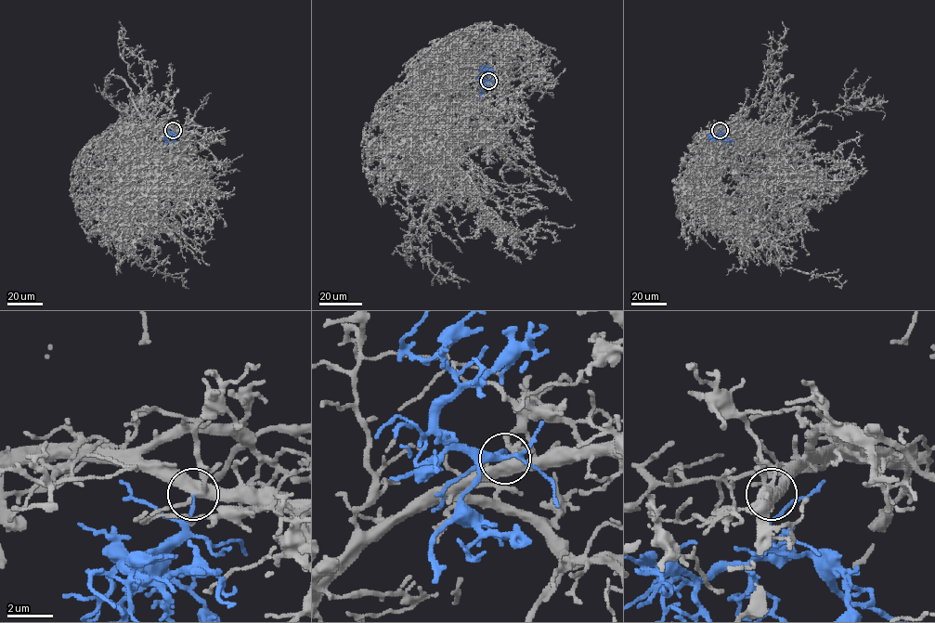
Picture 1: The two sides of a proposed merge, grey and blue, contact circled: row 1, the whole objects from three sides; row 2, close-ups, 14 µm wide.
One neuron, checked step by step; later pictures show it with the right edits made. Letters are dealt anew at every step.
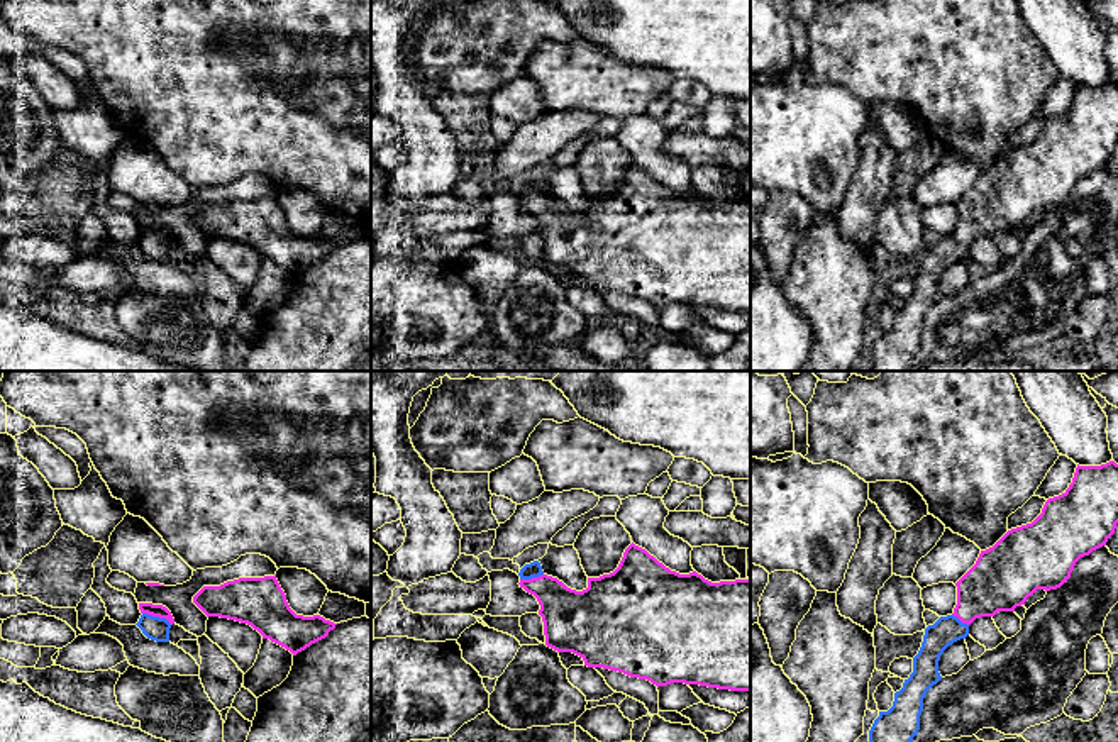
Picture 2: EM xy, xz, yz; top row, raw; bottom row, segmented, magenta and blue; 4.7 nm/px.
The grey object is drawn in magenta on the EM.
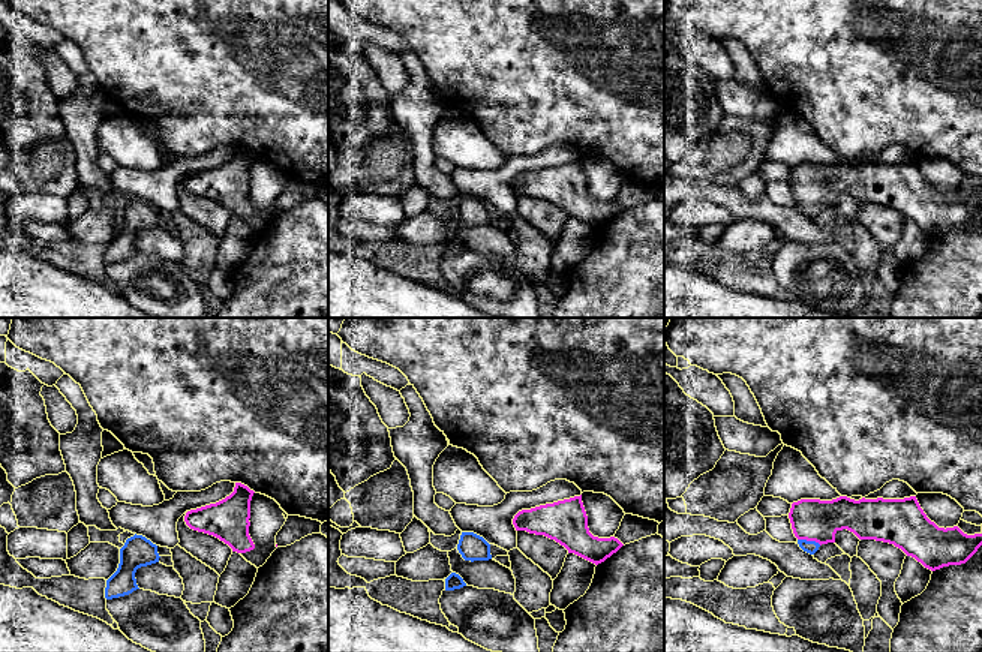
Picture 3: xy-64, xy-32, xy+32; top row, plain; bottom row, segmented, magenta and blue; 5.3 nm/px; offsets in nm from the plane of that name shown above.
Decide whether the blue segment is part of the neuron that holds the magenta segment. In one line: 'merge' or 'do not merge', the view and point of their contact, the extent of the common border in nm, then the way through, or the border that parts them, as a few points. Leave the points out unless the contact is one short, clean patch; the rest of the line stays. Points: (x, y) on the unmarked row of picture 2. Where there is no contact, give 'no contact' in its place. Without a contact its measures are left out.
merge | xy (158, 236) | 160 nm | across xy (156, 231), (158, 236), (156, 249)

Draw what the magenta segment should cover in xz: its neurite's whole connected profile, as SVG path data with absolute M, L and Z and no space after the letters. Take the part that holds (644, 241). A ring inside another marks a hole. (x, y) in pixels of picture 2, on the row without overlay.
M634 163L625 169L618 188L600 198L588 198L588 208L576 212L557 198L547 197L539 181L525 185L520 208L540 225L545 266L557 273L573 273L588 288L603 288L652 305L700 305L730 312L750 312L750 200L711 203L696 191L671 191Z

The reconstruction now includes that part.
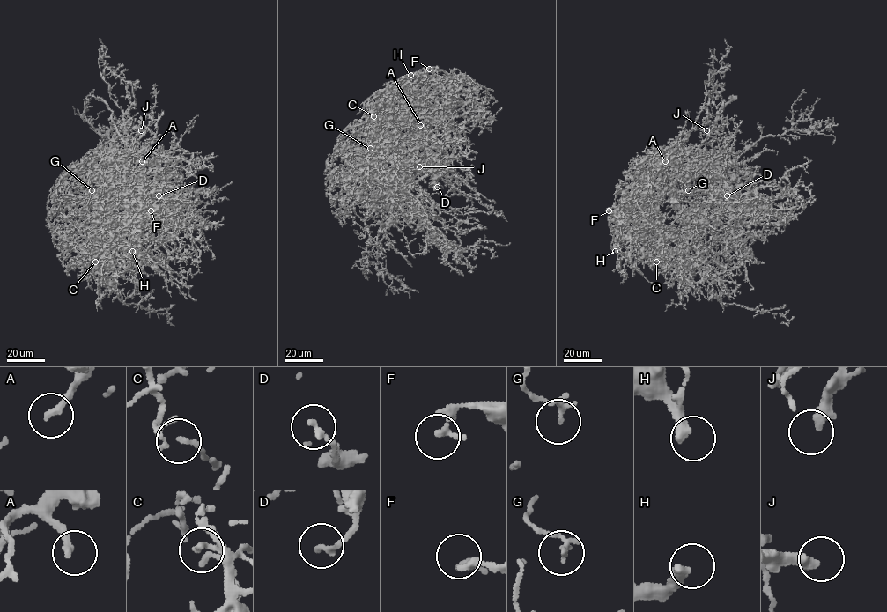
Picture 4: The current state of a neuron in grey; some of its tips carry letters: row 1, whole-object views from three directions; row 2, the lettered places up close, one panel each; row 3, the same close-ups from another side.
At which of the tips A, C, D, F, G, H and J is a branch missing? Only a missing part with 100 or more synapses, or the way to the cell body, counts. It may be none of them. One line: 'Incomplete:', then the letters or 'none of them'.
Incomplete: A, H

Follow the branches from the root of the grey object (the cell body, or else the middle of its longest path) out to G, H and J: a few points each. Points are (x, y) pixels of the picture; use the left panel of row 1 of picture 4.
G: (123, 222), (122, 187), (115, 175), (118, 165), (120, 166), (107, 172), (95, 168), (91, 178), (92, 190)
H: (123, 222), (110, 232), (114, 248), (113, 226), (110, 239), (104, 234), (118, 231), (132, 251)
J: (123, 222), (122, 187), (115, 165), (152, 141), (154, 134), (148, 128), (141, 130)

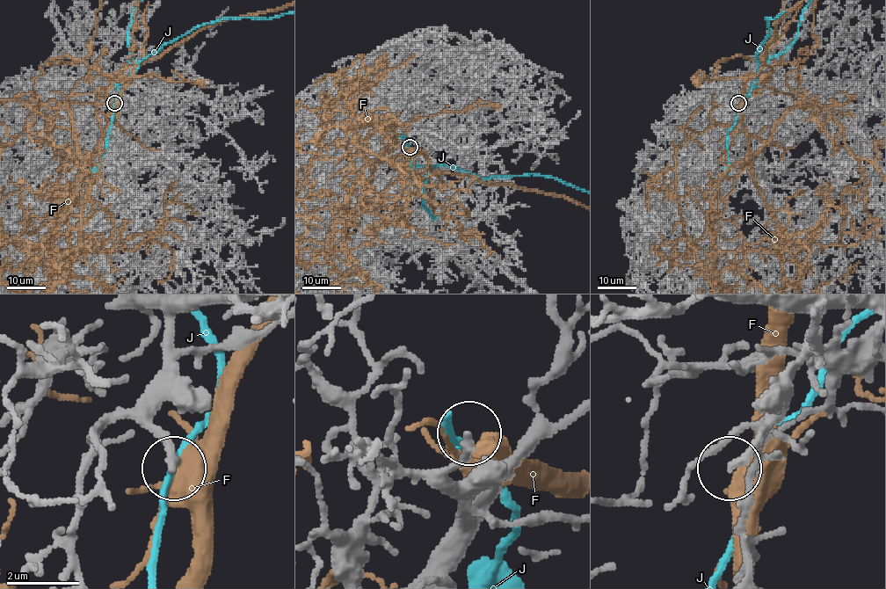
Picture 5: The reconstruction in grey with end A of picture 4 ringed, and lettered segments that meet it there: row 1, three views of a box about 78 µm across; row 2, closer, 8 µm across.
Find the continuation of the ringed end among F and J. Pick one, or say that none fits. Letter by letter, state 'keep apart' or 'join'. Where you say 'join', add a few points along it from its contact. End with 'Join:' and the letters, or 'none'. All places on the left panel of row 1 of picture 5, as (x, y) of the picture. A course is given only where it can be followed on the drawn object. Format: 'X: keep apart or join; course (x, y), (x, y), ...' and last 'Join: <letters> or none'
F: keep apart
J: keep apart
Join: none

